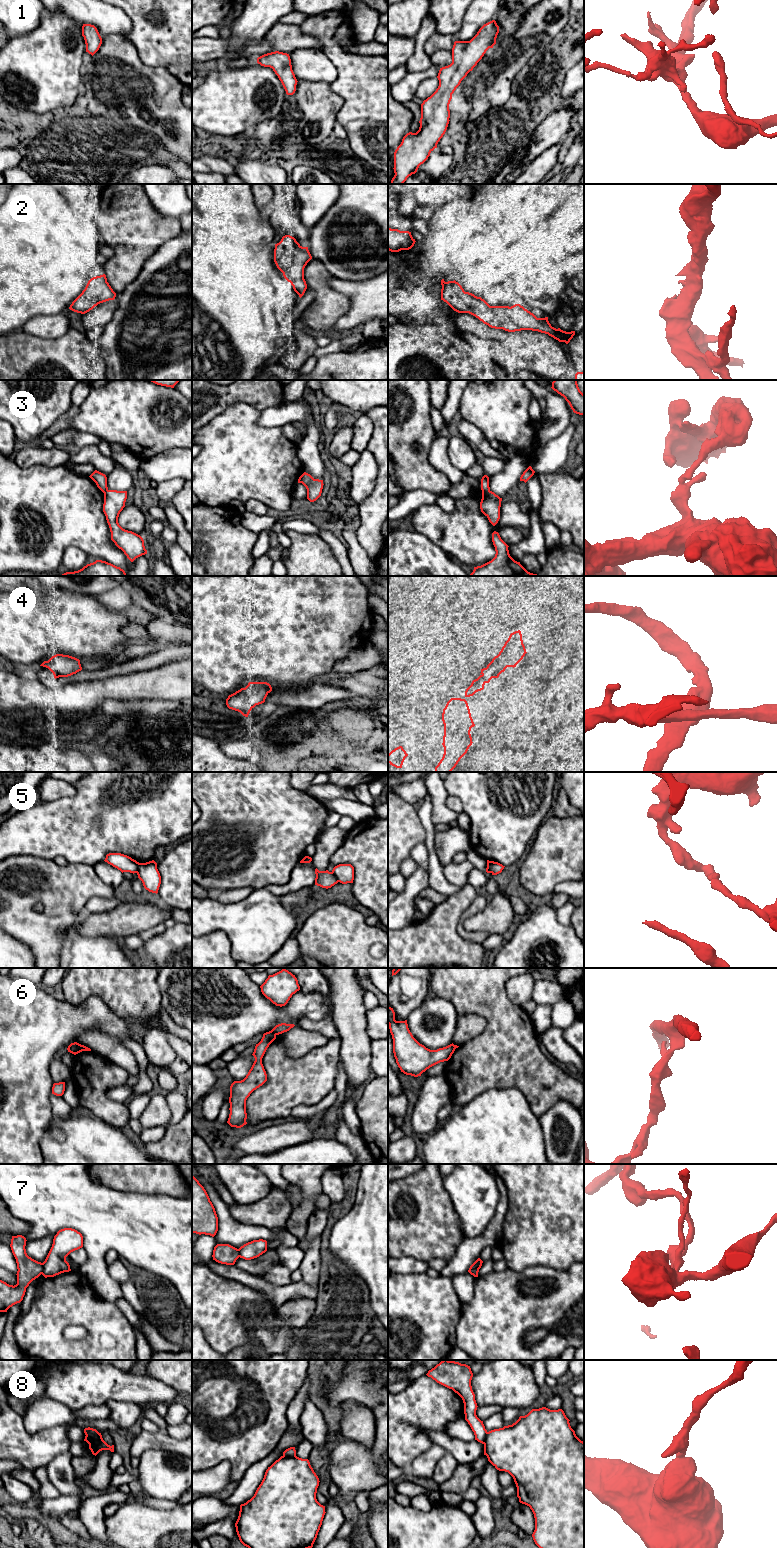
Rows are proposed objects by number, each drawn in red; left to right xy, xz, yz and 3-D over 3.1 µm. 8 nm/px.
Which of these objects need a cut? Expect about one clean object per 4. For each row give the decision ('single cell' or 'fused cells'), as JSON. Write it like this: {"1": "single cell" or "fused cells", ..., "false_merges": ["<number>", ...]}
{"1": "single cell", "2": "single cell", "3": "fused cells", "4": "single cell", "5": "fused cells", "6": "fused cells", "7": "fused cells", "8": "fused cells", "false_merges": ["3", "5", "6", "7", "8"]}

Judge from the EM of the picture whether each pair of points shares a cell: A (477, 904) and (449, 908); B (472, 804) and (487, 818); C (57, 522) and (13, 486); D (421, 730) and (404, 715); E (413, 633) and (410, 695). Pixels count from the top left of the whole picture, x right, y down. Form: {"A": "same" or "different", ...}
{"A": "different", "B": "same", "C": "same", "D": "same", "E": "same"}

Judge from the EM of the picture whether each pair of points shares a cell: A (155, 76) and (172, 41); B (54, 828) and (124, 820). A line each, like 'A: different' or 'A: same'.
A: different
B: same

